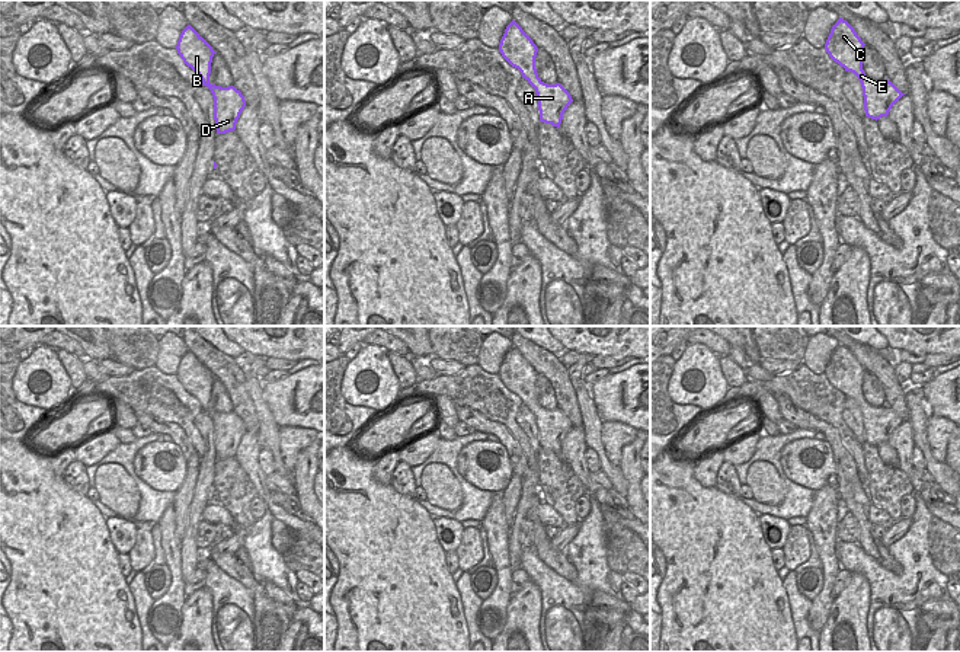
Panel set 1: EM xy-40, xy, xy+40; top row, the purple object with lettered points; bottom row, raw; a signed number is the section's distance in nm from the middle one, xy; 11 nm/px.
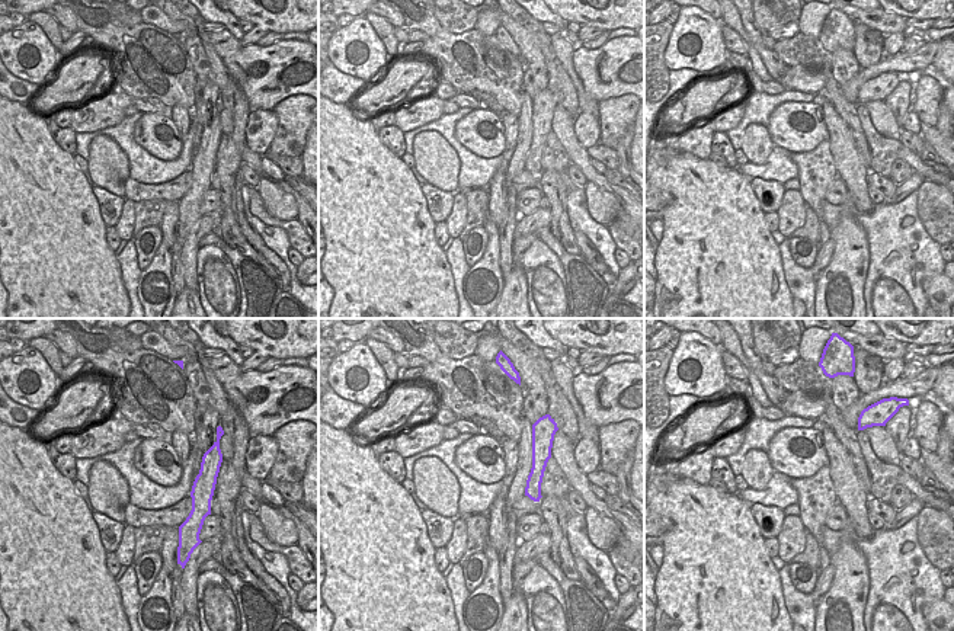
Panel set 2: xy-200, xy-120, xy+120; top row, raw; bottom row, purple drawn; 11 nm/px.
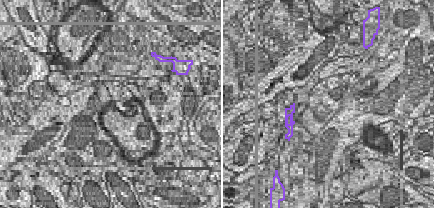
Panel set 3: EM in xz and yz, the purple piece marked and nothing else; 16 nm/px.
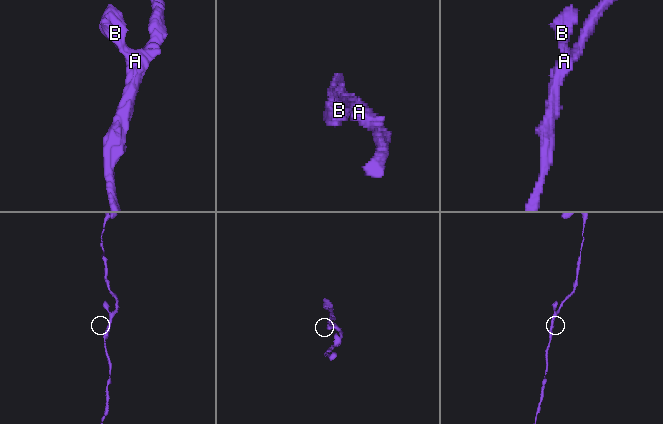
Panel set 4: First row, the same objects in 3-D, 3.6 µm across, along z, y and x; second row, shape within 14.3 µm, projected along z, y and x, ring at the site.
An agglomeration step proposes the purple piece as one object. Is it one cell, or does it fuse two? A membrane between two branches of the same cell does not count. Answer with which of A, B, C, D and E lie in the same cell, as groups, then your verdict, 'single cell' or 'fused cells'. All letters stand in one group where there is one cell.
A B C D E; single cell

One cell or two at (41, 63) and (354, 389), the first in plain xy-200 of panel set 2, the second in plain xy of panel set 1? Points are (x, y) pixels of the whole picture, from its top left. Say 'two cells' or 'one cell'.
one cell

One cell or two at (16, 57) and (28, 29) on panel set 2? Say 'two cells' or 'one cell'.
one cell

